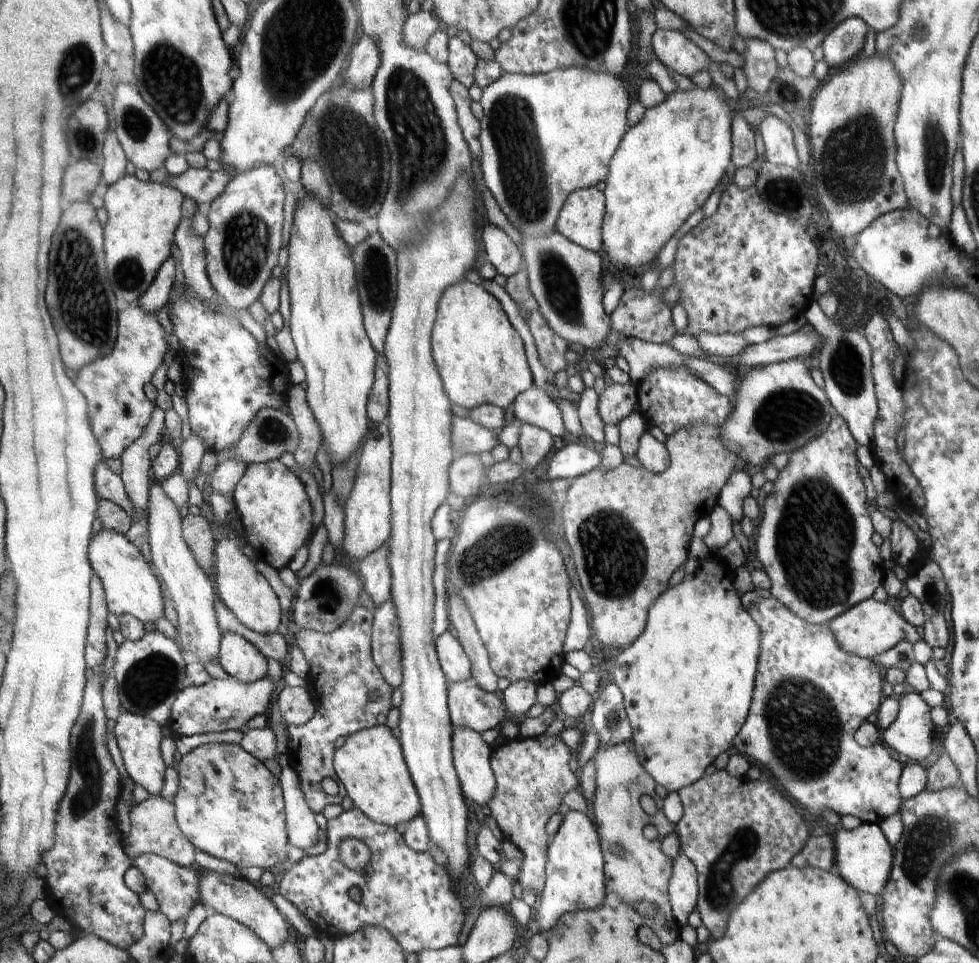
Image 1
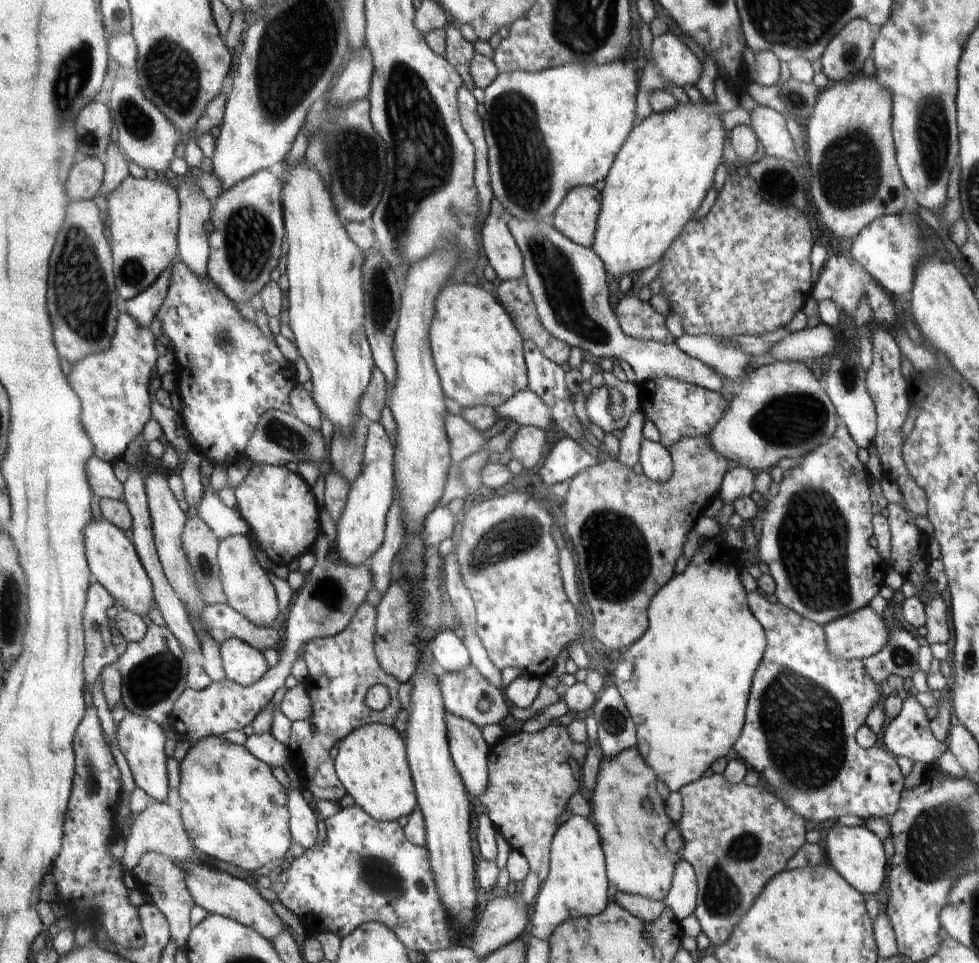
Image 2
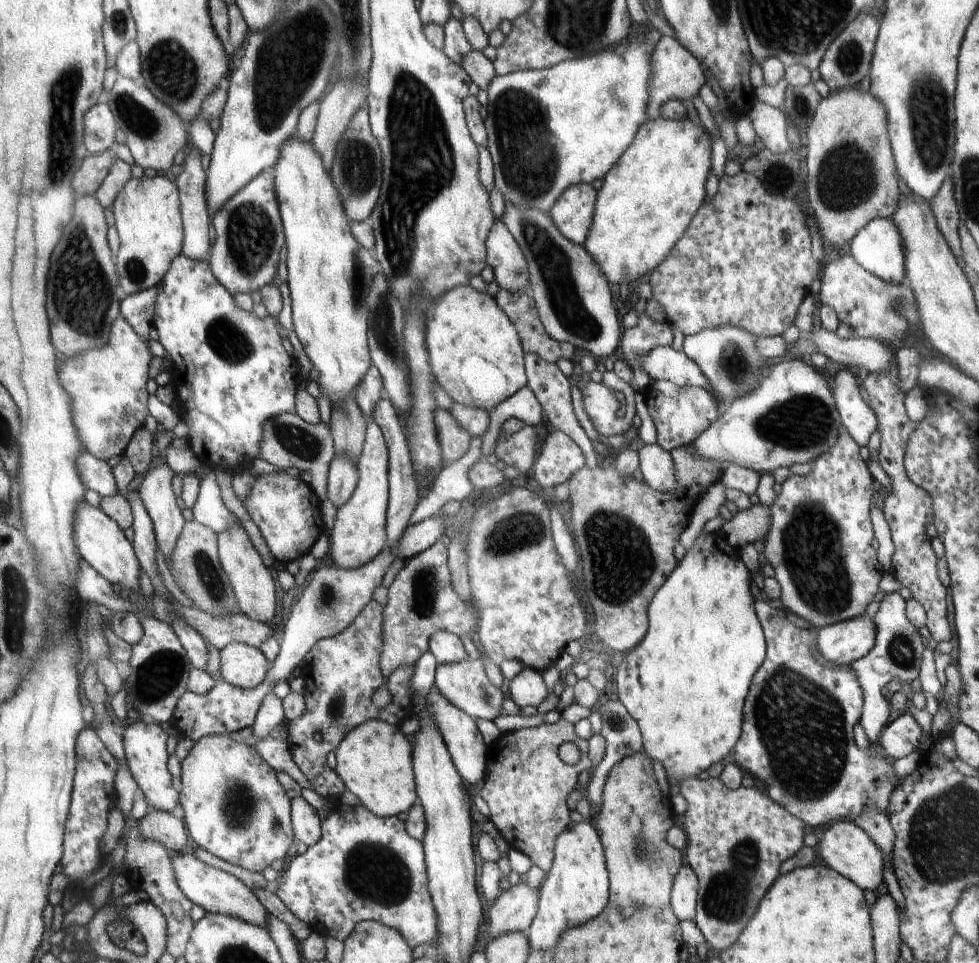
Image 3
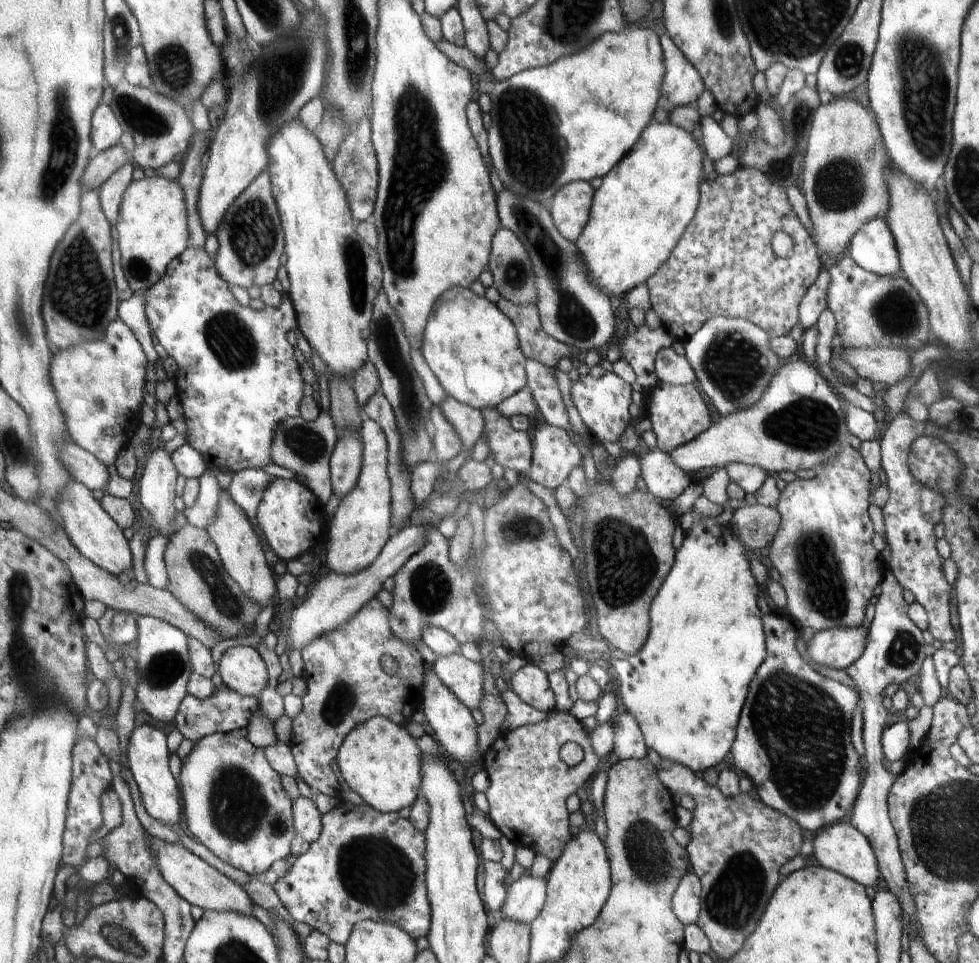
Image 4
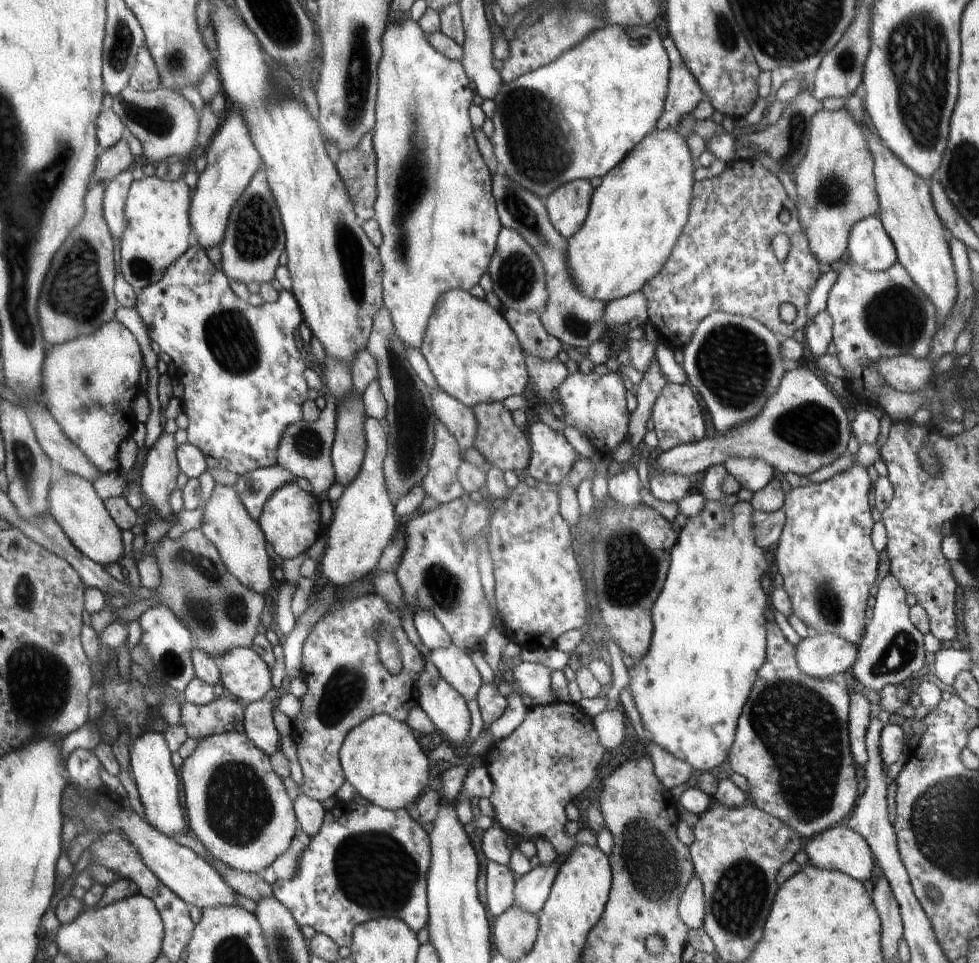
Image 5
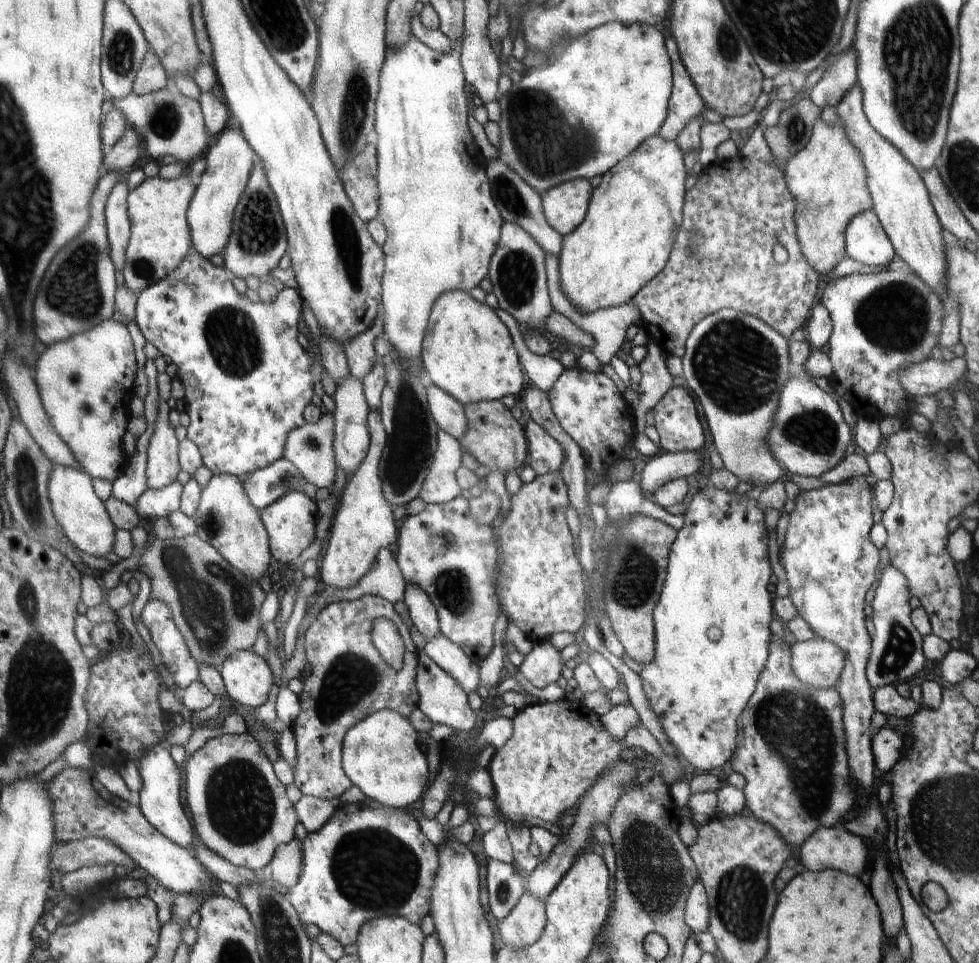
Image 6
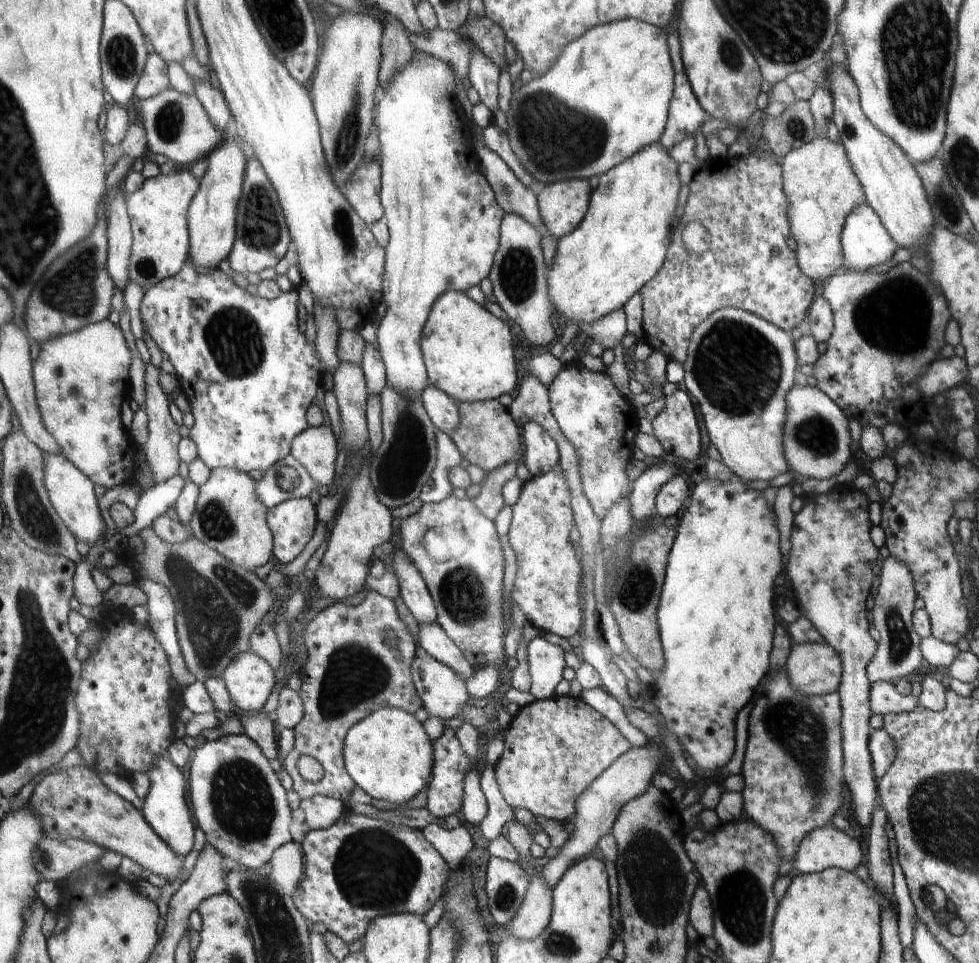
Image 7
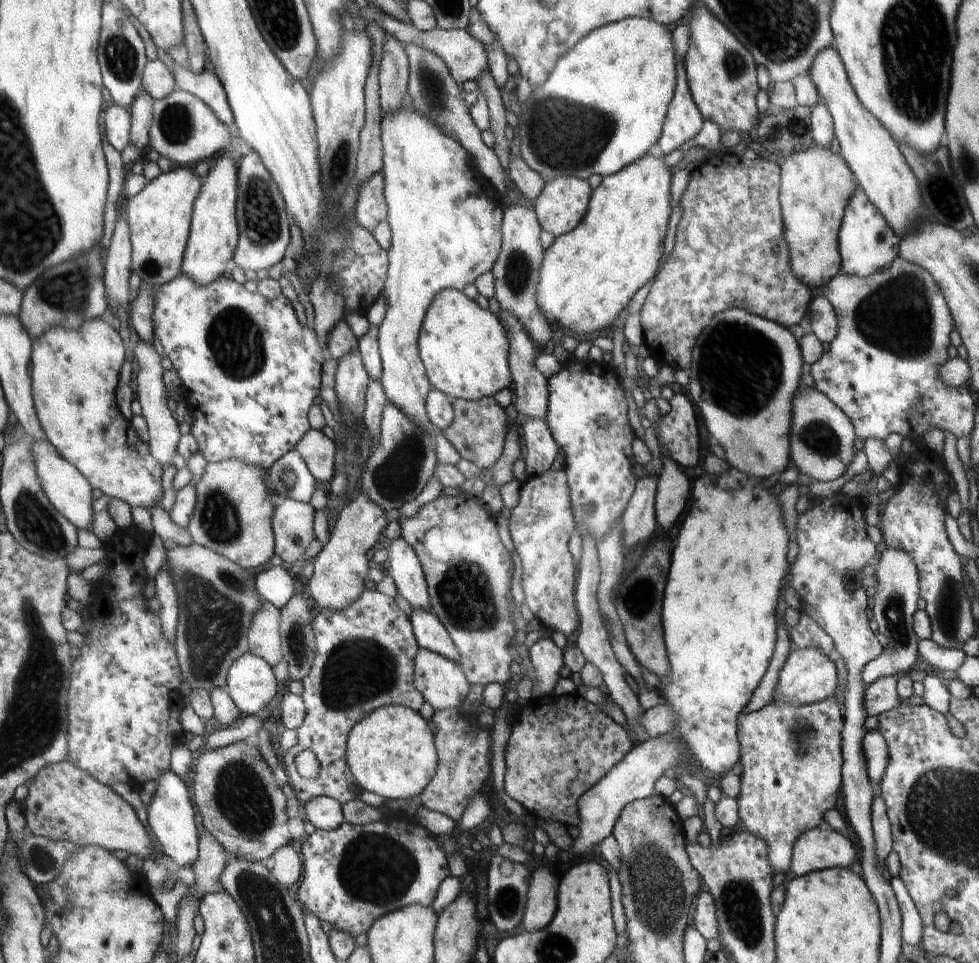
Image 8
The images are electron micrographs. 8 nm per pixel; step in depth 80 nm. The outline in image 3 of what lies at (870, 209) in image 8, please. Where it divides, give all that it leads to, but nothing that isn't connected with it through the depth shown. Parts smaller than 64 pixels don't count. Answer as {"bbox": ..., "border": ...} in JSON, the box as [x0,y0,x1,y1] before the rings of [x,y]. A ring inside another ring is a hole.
{"bbox":[850,218,906,283],"border":[[[892,218],[872,219],[866,227],[863,227],[858,235],[852,239],[850,252],[853,257],[868,272],[880,277],[888,283],[904,283],[906,281],[906,246],[902,233],[899,232],[897,224]]]}

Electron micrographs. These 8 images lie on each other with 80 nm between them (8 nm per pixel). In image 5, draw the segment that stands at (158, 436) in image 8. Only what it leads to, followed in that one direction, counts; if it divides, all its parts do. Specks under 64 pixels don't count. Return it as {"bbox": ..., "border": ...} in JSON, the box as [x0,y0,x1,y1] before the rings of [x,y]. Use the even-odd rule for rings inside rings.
{"bbox":[141,433,181,519],"border":[[[163,433],[147,452],[141,468],[141,492],[152,504],[152,510],[171,519],[168,495],[176,488],[176,478],[181,470],[176,464],[176,440],[174,433]]]}

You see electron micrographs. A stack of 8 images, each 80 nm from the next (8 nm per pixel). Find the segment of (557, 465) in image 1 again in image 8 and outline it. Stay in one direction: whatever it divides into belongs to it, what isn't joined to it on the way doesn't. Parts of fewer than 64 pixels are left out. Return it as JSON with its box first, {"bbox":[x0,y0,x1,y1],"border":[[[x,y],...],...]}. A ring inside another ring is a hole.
{"bbox":[523,418,560,476],"border":[[[530,418],[524,428],[523,443],[526,444],[525,469],[528,476],[542,474],[550,469],[552,462],[560,453],[558,445],[548,428],[547,422],[541,418]]]}

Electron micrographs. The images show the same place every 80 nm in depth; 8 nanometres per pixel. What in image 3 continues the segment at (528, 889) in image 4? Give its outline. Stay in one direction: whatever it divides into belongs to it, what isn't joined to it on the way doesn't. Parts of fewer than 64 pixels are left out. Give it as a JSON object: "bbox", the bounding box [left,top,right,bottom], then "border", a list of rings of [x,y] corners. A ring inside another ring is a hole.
{"bbox":[485,881,539,943],"border":[[[527,881],[504,887],[502,894],[492,903],[488,912],[488,928],[485,932],[485,943],[506,931],[527,933],[531,922],[539,912],[539,888],[530,886]]]}

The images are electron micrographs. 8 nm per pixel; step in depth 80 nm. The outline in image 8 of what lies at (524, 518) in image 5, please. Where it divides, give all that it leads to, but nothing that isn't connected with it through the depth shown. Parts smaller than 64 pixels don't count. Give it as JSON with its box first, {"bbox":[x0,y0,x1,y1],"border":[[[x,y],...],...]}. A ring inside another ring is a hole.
{"bbox":[509,469,579,639],"border":[[[548,469],[542,472],[542,474],[537,474],[536,476],[528,476],[527,479],[522,482],[521,489],[519,492],[519,499],[517,505],[510,511],[509,520],[509,532],[513,542],[513,548],[516,548],[516,552],[520,554],[522,560],[523,573],[524,573],[524,582],[523,588],[525,592],[525,602],[528,605],[528,608],[532,611],[535,618],[542,624],[543,627],[546,627],[549,631],[562,632],[564,636],[570,639],[570,635],[576,628],[578,628],[578,615],[579,612],[576,612],[577,604],[574,604],[574,586],[578,586],[578,580],[576,578],[576,566],[574,566],[574,560],[572,559],[571,549],[568,548],[568,538],[570,534],[574,532],[574,528],[578,528],[576,524],[575,517],[572,514],[570,508],[569,494],[568,494],[568,485],[567,478],[563,470],[552,470]]]}

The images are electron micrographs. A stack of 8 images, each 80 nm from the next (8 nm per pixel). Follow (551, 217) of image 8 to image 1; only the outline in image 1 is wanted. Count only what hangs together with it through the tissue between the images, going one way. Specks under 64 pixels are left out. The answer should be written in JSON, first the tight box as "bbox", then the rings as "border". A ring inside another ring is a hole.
{"bbox":[555,187,607,254],"border":[[[596,187],[582,188],[568,198],[555,231],[576,246],[600,254],[602,222],[606,216],[607,196]]]}

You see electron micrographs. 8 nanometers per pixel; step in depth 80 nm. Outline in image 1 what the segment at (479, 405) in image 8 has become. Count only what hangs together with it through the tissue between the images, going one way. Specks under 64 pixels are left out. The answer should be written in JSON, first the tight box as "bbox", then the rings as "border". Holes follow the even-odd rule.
{"bbox":[520,424,555,468],"border":[[[532,424],[520,425],[520,453],[526,468],[535,468],[550,452],[555,439]]]}

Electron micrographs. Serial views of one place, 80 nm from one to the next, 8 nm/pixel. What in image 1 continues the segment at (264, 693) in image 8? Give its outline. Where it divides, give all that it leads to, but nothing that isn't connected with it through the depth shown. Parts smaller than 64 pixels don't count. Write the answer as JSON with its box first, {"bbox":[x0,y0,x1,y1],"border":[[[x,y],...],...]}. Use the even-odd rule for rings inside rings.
{"bbox":[219,632,268,684],"border":[[[224,632],[219,664],[229,677],[244,684],[257,682],[268,675],[267,658],[238,632]]]}

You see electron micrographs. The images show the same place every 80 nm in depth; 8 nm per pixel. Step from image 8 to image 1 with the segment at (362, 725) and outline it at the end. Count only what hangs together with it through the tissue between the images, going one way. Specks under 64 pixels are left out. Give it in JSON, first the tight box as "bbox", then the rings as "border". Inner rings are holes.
{"bbox":[334,725,422,826],"border":[[[380,725],[348,736],[335,755],[334,771],[339,784],[355,807],[376,823],[392,826],[409,822],[420,816],[422,800],[418,800],[414,778],[410,778],[406,758],[402,756],[402,742],[398,742],[390,728]]]}

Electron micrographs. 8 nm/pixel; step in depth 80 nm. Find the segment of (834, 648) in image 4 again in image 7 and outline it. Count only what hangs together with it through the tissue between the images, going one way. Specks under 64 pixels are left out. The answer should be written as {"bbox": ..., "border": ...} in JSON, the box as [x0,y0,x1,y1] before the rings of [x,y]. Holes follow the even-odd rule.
{"bbox":[784,642,842,696],"border":[[[793,642],[784,669],[800,696],[836,693],[842,685],[842,658],[830,645]]]}

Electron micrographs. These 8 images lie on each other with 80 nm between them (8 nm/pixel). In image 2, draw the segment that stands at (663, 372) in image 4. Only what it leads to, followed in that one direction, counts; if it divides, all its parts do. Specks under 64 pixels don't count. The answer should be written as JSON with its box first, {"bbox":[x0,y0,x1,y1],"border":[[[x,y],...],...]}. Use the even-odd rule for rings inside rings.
{"bbox":[507,216,729,393],"border":[[[508,216],[507,225],[510,234],[514,237],[522,253],[524,280],[531,291],[532,298],[535,300],[539,319],[542,321],[544,328],[553,337],[564,341],[569,346],[581,348],[586,356],[594,361],[604,358],[618,362],[626,360],[635,372],[637,383],[648,379],[668,377],[711,390],[712,392],[725,393],[729,391],[729,389],[724,388],[723,380],[713,369],[696,357],[688,356],[676,344],[641,341],[629,337],[623,332],[613,308],[610,307],[608,299],[610,293],[608,292],[608,282],[606,281],[606,271],[603,262],[590,247],[586,248],[567,239],[548,220],[520,220],[519,218]]]}

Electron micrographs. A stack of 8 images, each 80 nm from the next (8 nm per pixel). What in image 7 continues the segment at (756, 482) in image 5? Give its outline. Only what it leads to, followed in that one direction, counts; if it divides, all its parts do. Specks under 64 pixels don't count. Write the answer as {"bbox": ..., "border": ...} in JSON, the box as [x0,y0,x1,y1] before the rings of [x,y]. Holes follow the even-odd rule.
{"bbox":[681,308,796,480],"border":[[[724,308],[708,316],[689,340],[681,387],[692,393],[700,404],[702,422],[709,439],[721,454],[721,461],[743,480],[772,480],[786,473],[783,428],[787,420],[787,394],[794,387],[796,351],[784,329],[738,308]]]}

